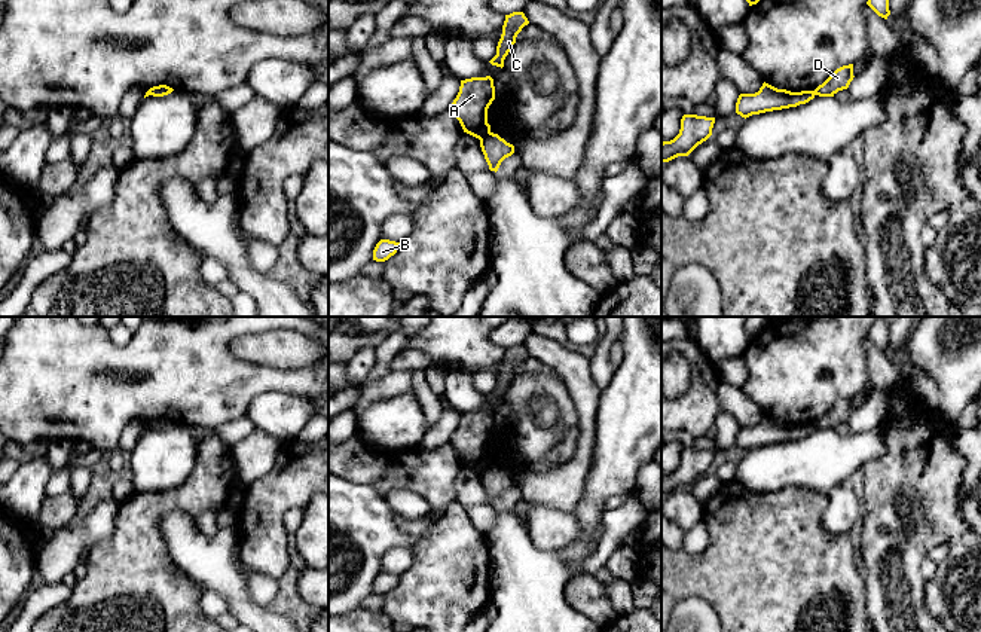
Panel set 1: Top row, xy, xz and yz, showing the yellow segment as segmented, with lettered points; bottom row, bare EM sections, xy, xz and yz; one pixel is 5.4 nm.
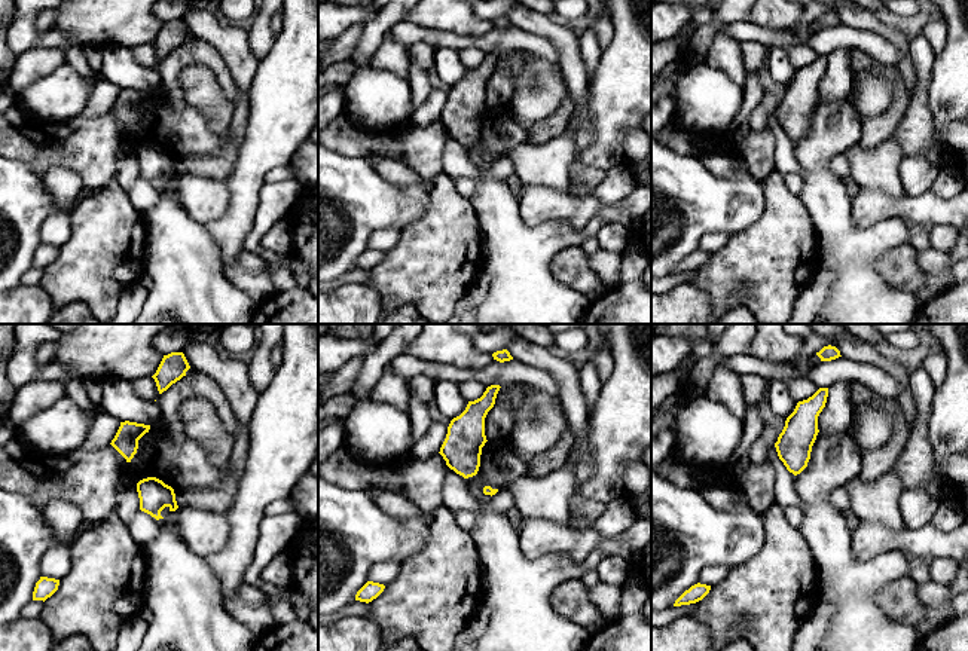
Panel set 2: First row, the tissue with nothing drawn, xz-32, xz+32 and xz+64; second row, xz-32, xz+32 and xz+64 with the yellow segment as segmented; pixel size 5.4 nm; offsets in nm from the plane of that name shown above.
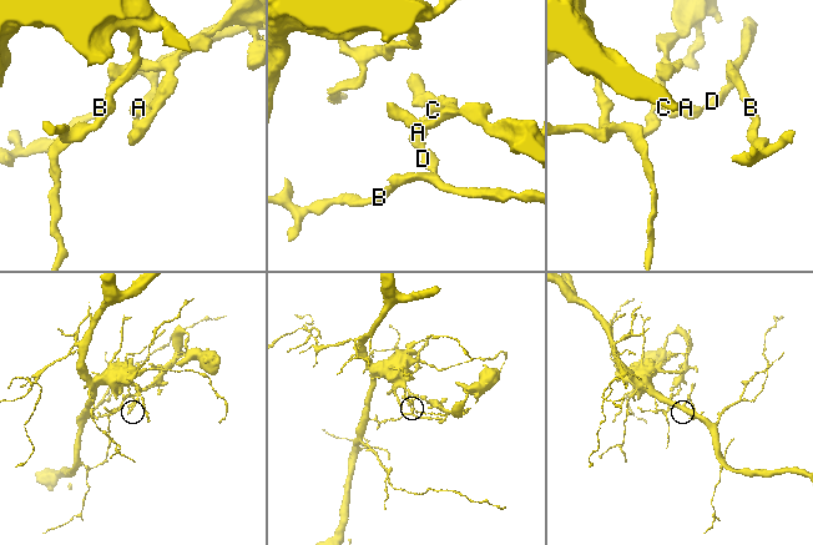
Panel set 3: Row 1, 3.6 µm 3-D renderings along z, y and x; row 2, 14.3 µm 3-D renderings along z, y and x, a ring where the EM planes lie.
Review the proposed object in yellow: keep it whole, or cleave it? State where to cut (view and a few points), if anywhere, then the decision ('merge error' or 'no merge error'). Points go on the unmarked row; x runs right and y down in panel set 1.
cut in xz along (489, 464), (480, 473); merge error

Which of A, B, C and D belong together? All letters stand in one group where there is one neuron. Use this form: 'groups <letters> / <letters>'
groups A C / B D

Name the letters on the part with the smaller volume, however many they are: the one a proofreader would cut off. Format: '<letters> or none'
A, C

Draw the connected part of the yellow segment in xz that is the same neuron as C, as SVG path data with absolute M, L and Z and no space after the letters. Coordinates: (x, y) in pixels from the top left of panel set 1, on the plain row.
M513 345L505 348L502 358L502 367L496 379L496 388L489 394L492 399L504 400L504 393L516 376L517 367L522 364L529 354L523 345Z

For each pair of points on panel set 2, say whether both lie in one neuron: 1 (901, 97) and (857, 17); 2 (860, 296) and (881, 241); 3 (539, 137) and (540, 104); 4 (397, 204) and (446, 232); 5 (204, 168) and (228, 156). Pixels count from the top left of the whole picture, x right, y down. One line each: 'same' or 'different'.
1: different
2: same
3: different
4: different
5: same

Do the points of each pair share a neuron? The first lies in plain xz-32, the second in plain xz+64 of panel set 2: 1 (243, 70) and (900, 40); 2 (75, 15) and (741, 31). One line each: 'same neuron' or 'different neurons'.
1: same neuron
2: different neurons

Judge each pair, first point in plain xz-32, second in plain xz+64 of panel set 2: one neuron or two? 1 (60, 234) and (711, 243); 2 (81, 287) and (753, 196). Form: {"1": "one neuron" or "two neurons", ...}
{"1": "one neuron", "2": "two neurons"}

